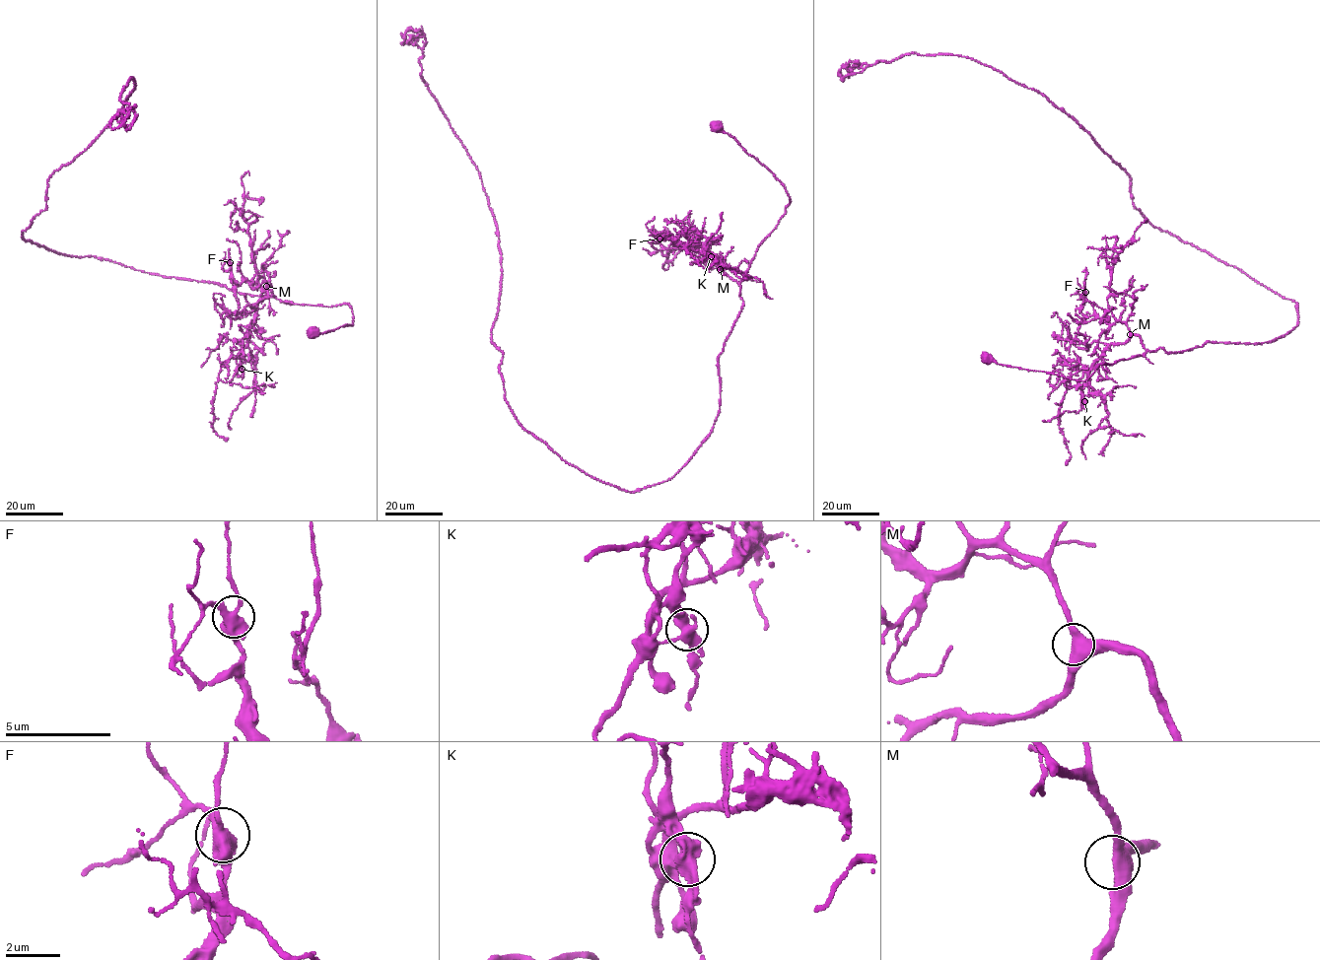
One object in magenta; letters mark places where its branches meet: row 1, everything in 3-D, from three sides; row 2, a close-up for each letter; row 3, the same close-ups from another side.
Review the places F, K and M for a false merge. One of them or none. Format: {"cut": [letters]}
{"cut": ["K"]}

